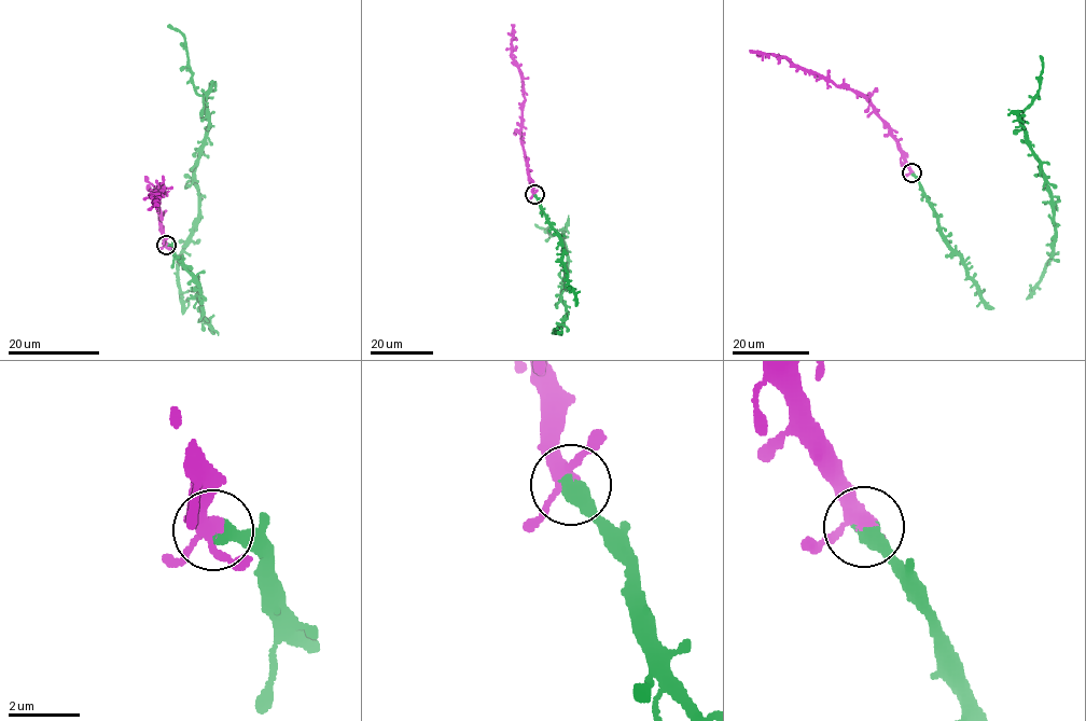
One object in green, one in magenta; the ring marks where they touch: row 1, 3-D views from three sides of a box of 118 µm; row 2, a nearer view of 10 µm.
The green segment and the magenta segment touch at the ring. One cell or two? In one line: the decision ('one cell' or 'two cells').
one cell

